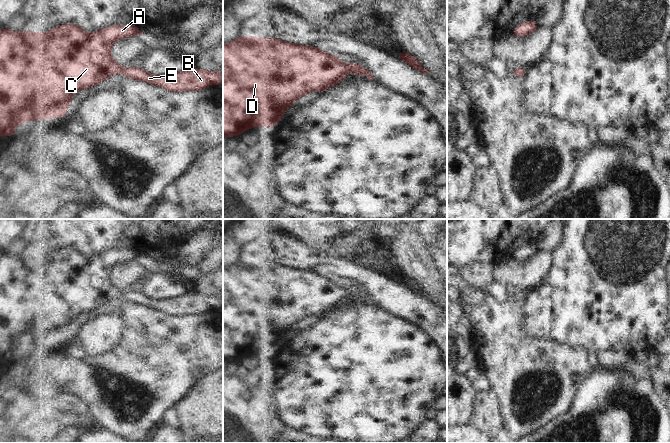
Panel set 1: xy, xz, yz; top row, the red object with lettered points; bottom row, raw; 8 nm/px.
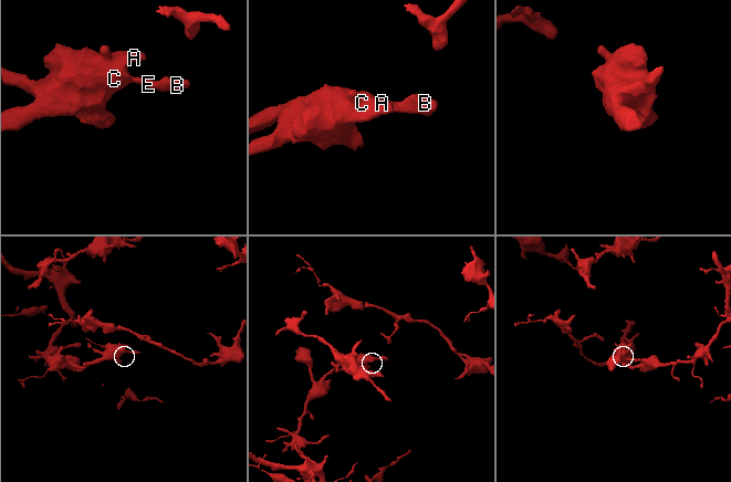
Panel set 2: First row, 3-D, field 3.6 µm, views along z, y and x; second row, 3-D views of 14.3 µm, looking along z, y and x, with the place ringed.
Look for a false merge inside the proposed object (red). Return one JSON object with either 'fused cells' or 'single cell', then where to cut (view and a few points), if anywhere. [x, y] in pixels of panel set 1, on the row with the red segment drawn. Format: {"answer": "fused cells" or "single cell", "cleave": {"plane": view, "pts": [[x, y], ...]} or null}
{"answer": "single cell", "cleave": null}

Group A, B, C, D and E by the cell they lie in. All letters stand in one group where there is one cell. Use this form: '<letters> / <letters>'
A B C D E

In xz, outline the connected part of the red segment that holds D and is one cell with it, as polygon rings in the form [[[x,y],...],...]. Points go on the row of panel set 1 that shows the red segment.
[[[242,36],[235,39],[232,42],[223,45],[223,136],[225,137],[238,136],[241,133],[245,132],[247,129],[251,129],[257,126],[274,127],[282,119],[282,116],[286,111],[286,109],[291,105],[294,105],[294,103],[300,97],[308,94],[311,91],[316,91],[320,93],[326,89],[331,88],[332,86],[335,86],[342,79],[346,77],[349,71],[361,77],[364,76],[365,73],[367,73],[368,74],[367,79],[374,80],[374,77],[372,76],[368,67],[365,68],[353,62],[350,62],[350,64],[347,65],[343,61],[339,60],[337,58],[337,55],[321,51],[316,47],[297,45],[294,43],[281,41],[272,37],[262,39],[260,37],[255,37],[255,36]]]

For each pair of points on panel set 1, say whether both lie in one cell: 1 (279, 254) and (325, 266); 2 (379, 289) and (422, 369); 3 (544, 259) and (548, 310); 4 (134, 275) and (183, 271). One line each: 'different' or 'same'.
1: same
2: different
3: different
4: same

